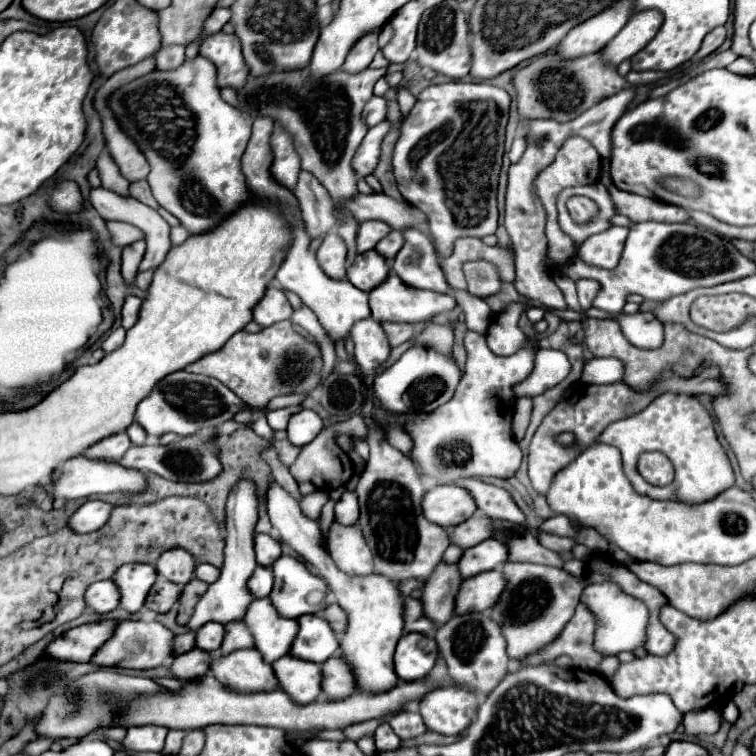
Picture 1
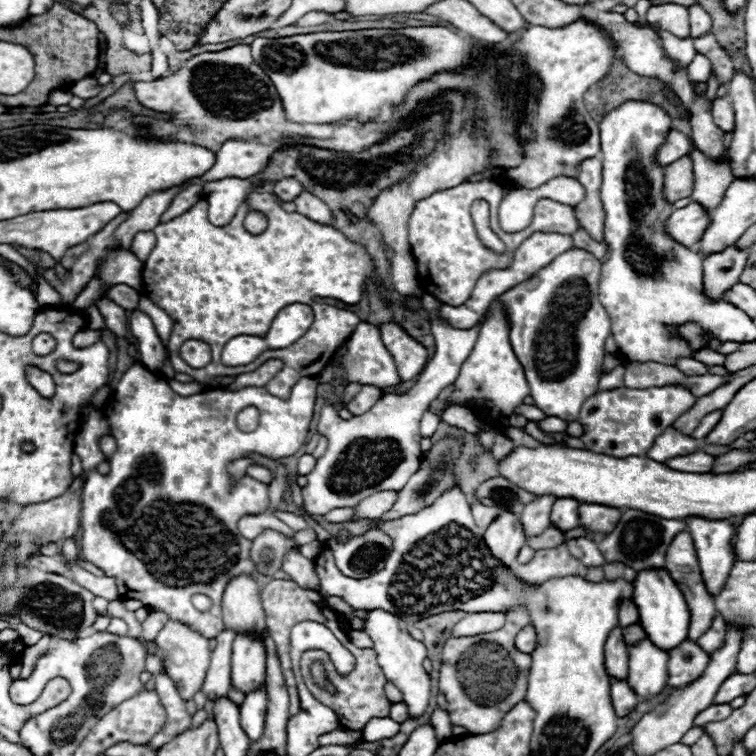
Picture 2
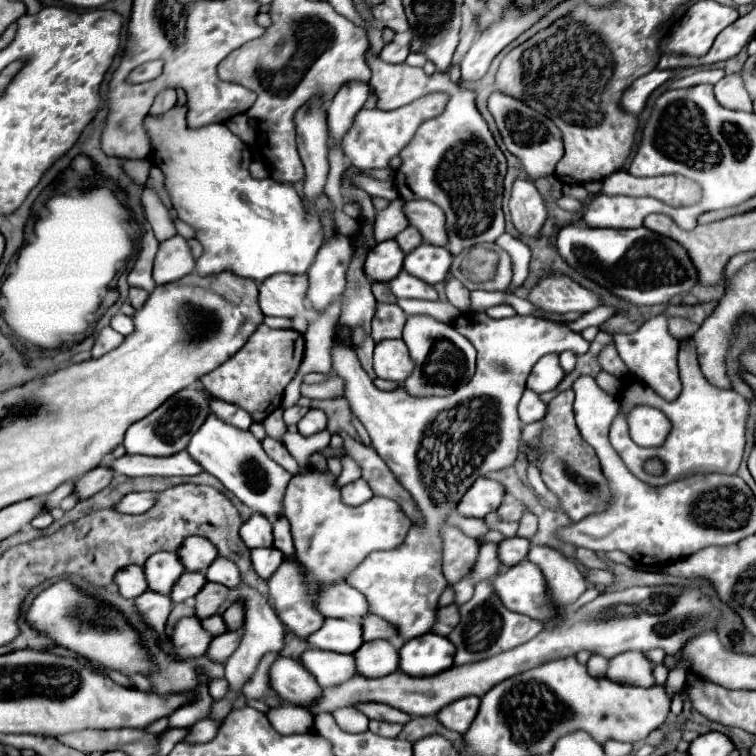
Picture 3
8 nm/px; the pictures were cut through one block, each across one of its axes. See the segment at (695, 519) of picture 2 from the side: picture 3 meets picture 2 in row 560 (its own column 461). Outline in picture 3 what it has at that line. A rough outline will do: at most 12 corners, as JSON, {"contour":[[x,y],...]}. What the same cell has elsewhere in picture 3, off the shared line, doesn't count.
{"contour":[[466,696],[438,712],[446,728],[464,734],[480,698]]}

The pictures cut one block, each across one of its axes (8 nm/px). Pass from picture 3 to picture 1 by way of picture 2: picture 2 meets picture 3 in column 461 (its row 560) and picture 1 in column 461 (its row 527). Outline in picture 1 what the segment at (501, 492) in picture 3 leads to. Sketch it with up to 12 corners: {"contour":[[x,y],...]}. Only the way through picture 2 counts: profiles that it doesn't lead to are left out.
{"contour":[[434,486],[422,498],[424,518],[456,526],[476,512],[460,486]]}

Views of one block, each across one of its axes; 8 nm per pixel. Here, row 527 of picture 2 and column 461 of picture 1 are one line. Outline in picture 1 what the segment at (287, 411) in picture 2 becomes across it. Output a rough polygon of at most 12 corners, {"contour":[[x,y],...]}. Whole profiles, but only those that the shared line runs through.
{"contour":[[420,92],[392,158],[436,250],[496,232],[510,100]]}

